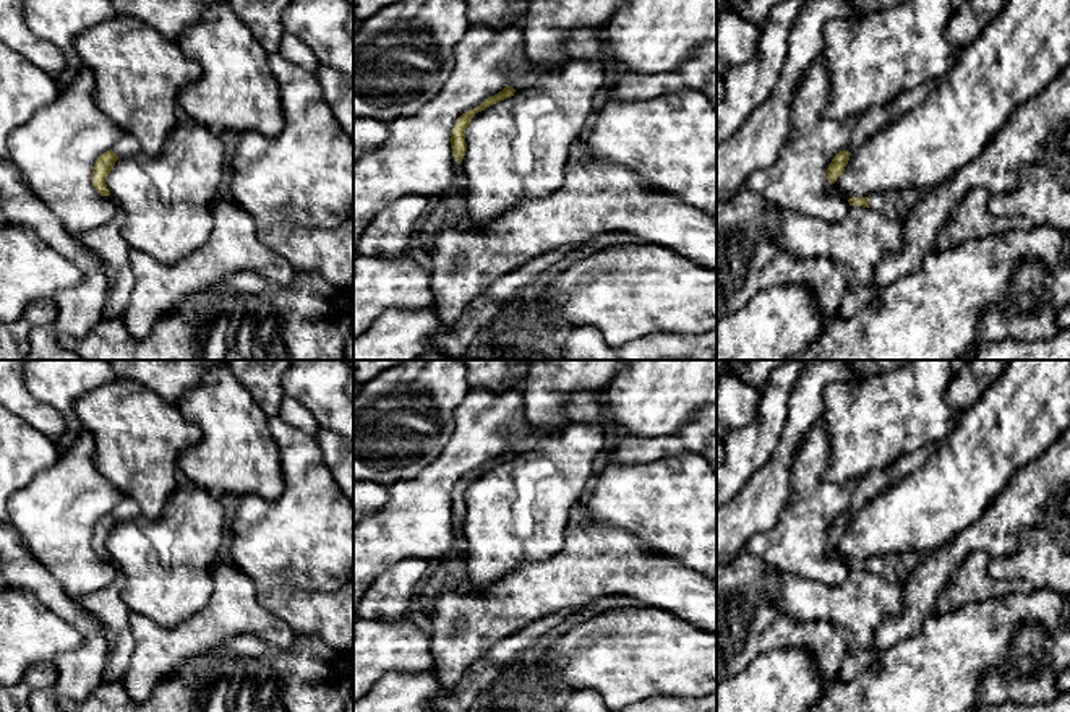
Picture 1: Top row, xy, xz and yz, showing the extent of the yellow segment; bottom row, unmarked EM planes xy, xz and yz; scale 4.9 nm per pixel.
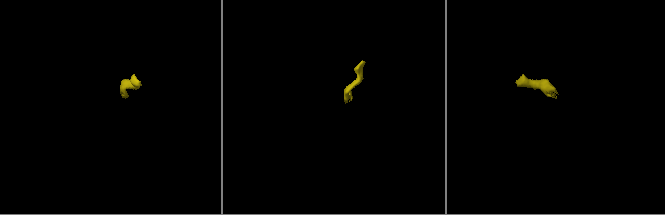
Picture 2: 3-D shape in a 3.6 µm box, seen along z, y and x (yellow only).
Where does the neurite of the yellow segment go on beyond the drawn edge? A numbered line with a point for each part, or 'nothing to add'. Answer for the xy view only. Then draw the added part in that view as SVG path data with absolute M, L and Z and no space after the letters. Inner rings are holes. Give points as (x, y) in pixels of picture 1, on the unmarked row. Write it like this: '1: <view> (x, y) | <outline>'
nothing to add

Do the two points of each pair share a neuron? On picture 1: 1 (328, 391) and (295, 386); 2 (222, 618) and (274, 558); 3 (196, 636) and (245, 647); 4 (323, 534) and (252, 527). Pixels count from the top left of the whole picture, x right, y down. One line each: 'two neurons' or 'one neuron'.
1: one neuron
2: two neurons
3: two neurons
4: one neuron

